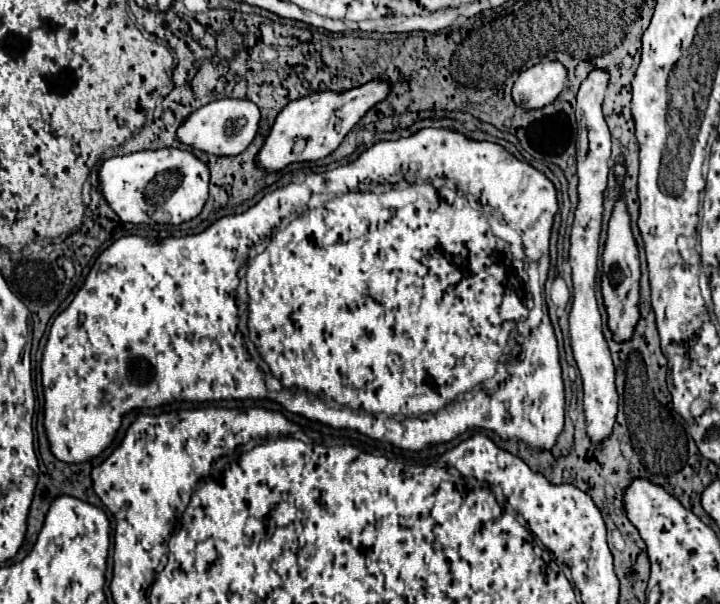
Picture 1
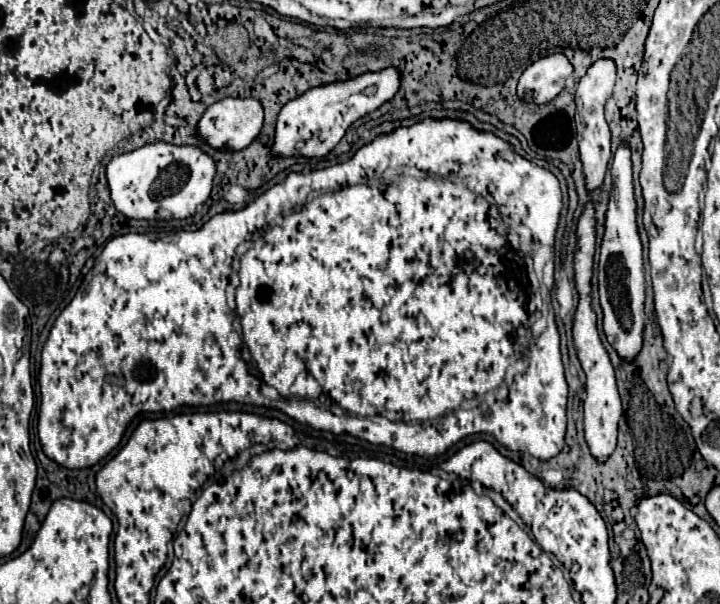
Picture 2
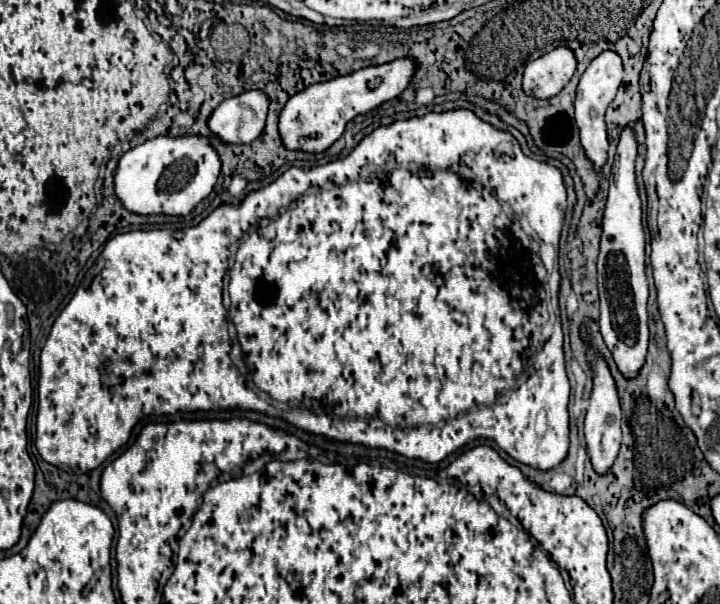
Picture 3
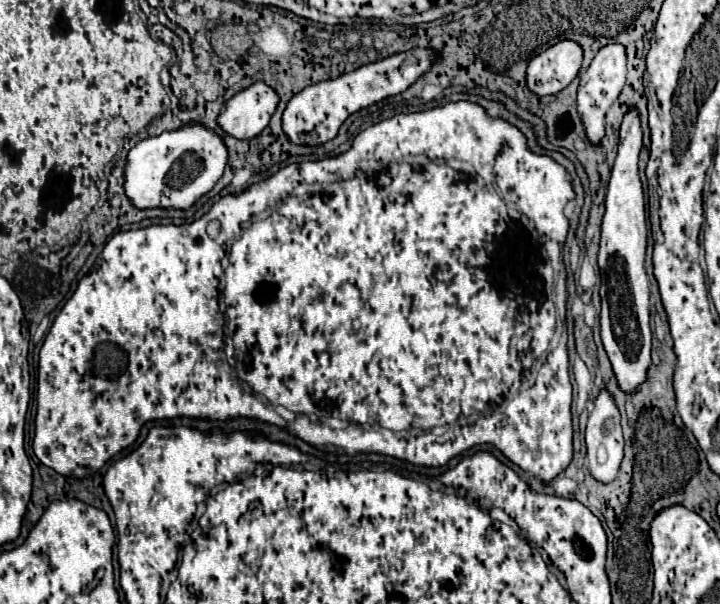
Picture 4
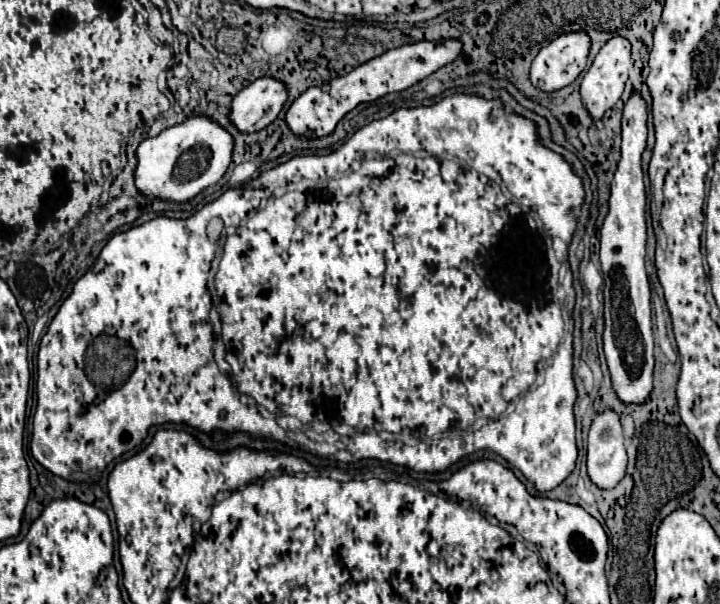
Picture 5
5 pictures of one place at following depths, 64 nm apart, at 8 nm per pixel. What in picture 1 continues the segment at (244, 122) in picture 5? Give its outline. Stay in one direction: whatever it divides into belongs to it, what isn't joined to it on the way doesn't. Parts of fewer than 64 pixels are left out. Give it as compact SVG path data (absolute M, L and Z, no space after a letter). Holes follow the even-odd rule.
M222 98L214 100L198 110L194 110L176 130L176 138L196 150L202 150L206 154L214 156L236 156L254 140L258 132L260 122L260 110L250 100L234 100L234 98Z

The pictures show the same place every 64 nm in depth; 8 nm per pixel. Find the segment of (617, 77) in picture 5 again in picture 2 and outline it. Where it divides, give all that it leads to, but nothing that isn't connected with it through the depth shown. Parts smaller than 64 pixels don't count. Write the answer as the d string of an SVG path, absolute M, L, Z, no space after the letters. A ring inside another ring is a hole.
M598 60L588 68L584 78L578 82L576 90L576 128L578 128L578 146L580 146L580 162L586 180L586 190L598 190L604 184L604 174L608 170L608 160L612 158L610 152L610 130L604 118L604 102L610 98L616 80L616 66L612 60Z

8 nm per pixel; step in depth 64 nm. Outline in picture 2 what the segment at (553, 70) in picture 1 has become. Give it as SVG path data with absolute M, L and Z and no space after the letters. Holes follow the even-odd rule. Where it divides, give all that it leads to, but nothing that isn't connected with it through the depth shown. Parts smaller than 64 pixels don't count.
M564 56L540 58L522 72L516 94L524 102L548 104L562 92L564 82L570 74L572 74L572 64L568 64Z

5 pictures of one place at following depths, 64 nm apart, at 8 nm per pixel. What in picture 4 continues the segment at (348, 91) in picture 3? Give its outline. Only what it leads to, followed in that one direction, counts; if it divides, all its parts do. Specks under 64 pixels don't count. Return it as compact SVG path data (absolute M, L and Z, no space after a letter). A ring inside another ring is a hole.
M416 48L416 50L400 52L396 56L388 56L384 60L366 64L334 80L312 84L304 88L302 92L298 92L296 96L292 96L292 100L288 102L282 114L282 130L292 144L306 144L306 146L326 144L338 136L340 126L344 124L348 116L384 98L402 94L410 84L414 84L432 66L434 60L436 60L436 54L432 50Z

